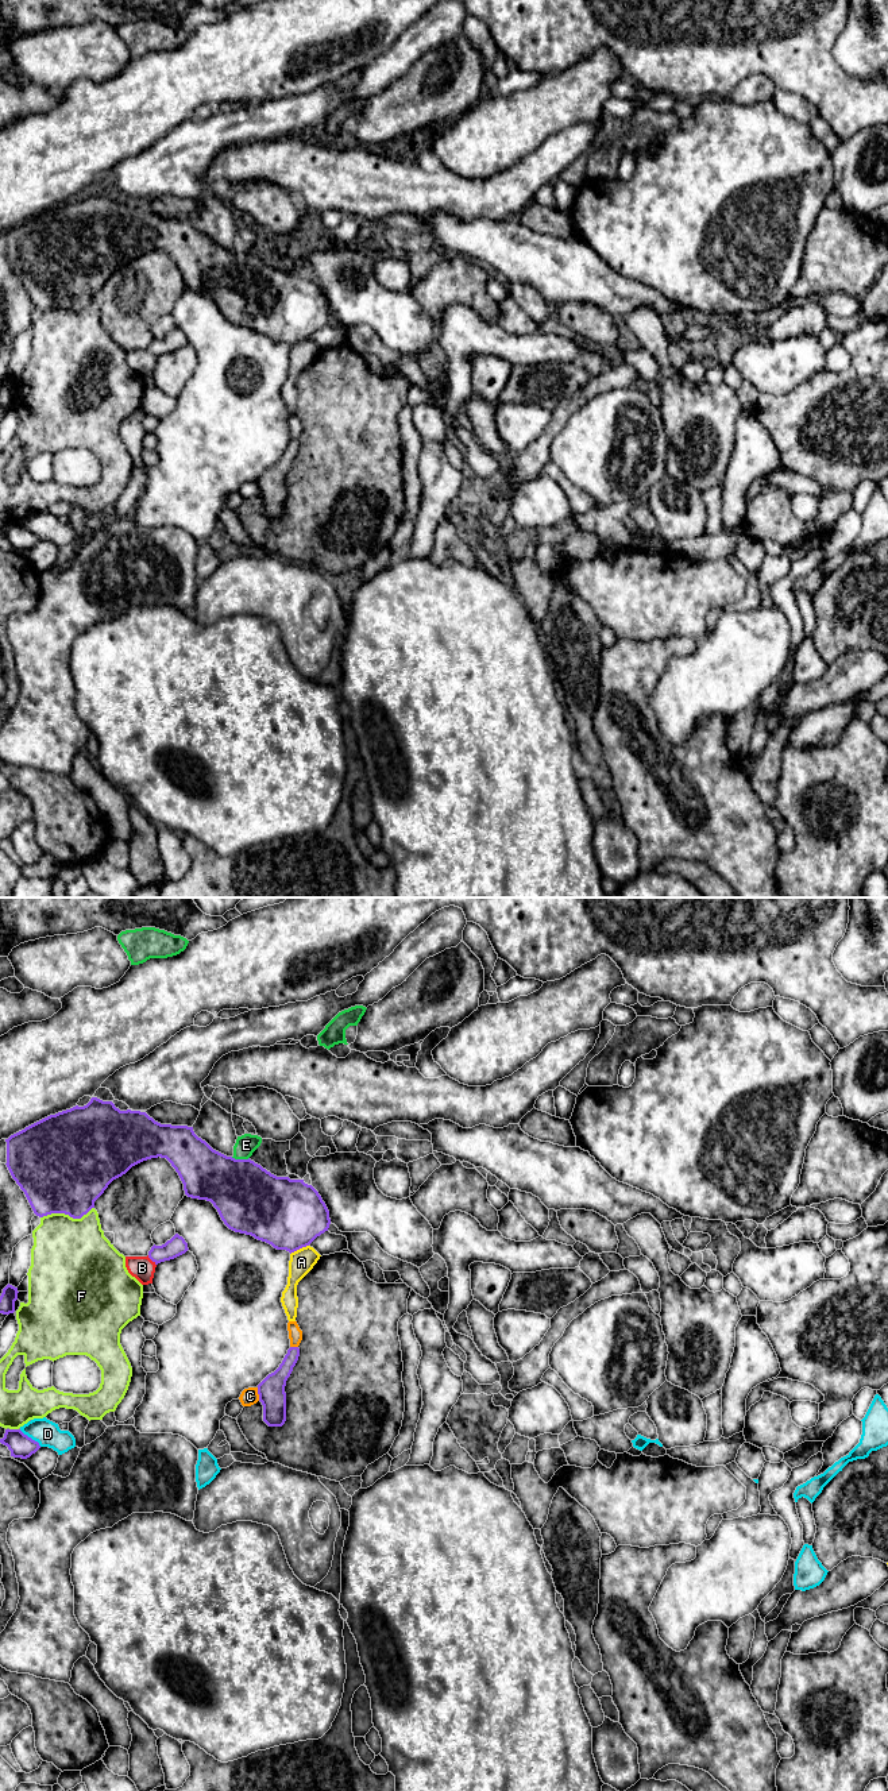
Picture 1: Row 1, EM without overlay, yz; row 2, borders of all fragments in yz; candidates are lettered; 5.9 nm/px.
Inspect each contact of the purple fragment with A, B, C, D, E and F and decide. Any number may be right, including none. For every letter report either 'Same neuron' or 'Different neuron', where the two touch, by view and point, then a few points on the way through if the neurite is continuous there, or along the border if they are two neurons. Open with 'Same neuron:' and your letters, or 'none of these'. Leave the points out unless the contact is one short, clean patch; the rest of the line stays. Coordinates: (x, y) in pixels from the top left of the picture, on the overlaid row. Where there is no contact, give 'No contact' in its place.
Same neuron: E
A: Different neuron. Touches purple at yz (298, 1249)
B: Different neuron. Touches purple at yz (151, 1259)
C: Different neuron. Touches purple at yz (258, 1393)
D: Different neuron. Touches purple at yz (30, 1438)
E: Same neuron. Touches purple at yz (240, 1160)
F: Different neuron. Touches purple at yz (66, 1214)

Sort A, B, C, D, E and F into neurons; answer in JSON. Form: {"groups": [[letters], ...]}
{"groups": [["A"], ["B"], ["C"], ["D"], ["E"], ["F"]]}

